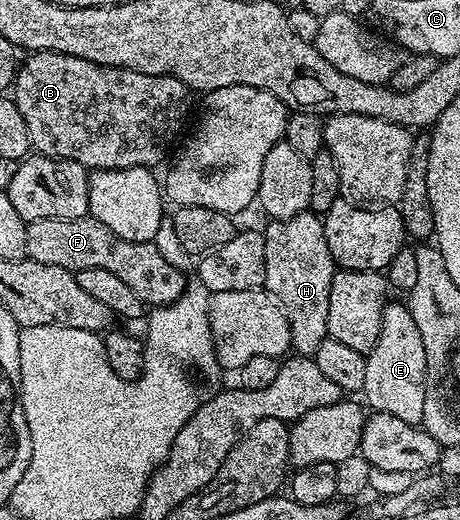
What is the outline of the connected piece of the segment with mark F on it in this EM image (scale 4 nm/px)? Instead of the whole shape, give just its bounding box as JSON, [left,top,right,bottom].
[26,216,186,308]

